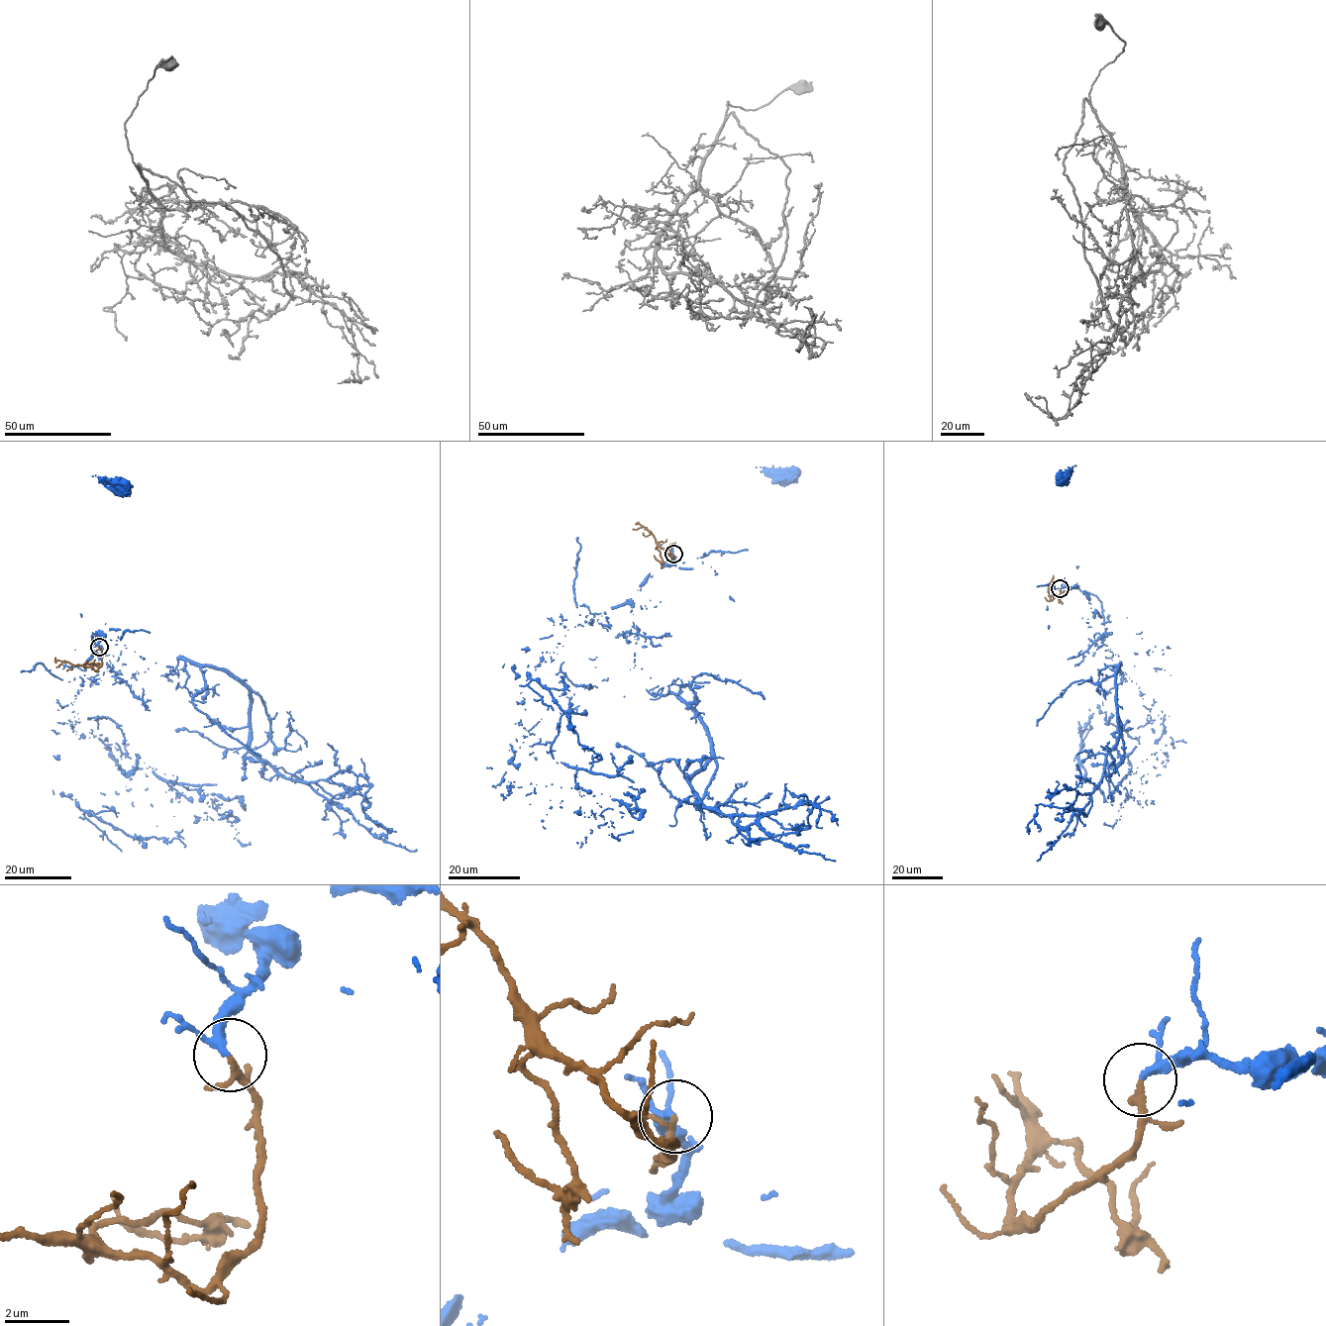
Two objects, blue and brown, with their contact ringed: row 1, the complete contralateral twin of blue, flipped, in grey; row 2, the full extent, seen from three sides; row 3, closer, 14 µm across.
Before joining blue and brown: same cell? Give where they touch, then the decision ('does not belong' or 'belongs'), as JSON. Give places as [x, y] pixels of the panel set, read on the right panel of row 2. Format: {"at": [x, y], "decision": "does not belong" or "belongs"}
{"at": [1060, 588], "decision": "belongs"}

